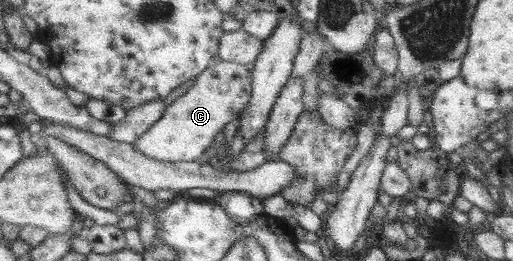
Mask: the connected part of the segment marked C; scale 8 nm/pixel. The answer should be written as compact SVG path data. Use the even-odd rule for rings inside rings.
M221 60L202 73L195 84L188 89L186 94L178 98L175 102L167 106L167 111L143 137L135 143L139 150L149 154L149 157L157 158L161 161L200 161L207 149L213 148L213 143L217 139L219 132L231 123L239 121L244 115L244 111L249 109L249 105L254 97L254 70L245 64L232 61Z

